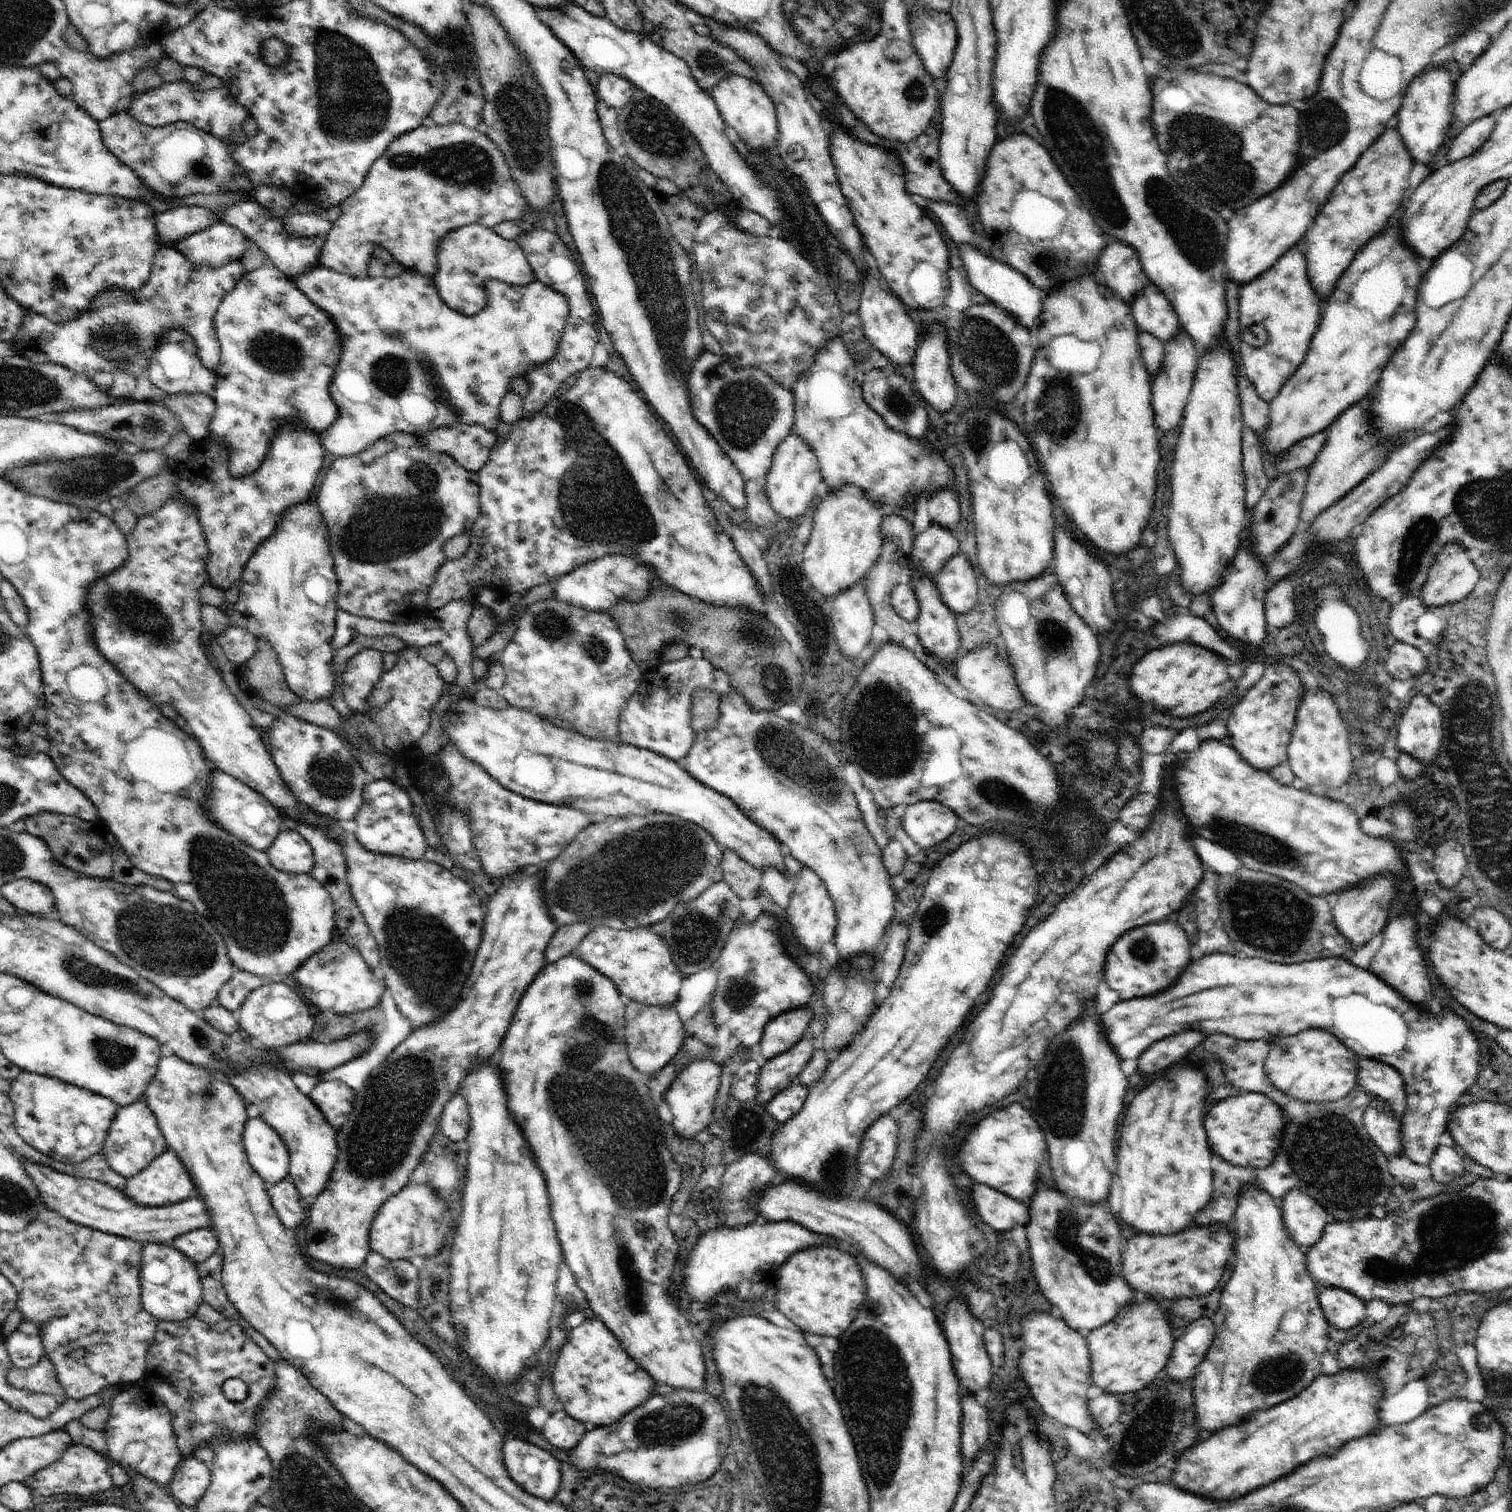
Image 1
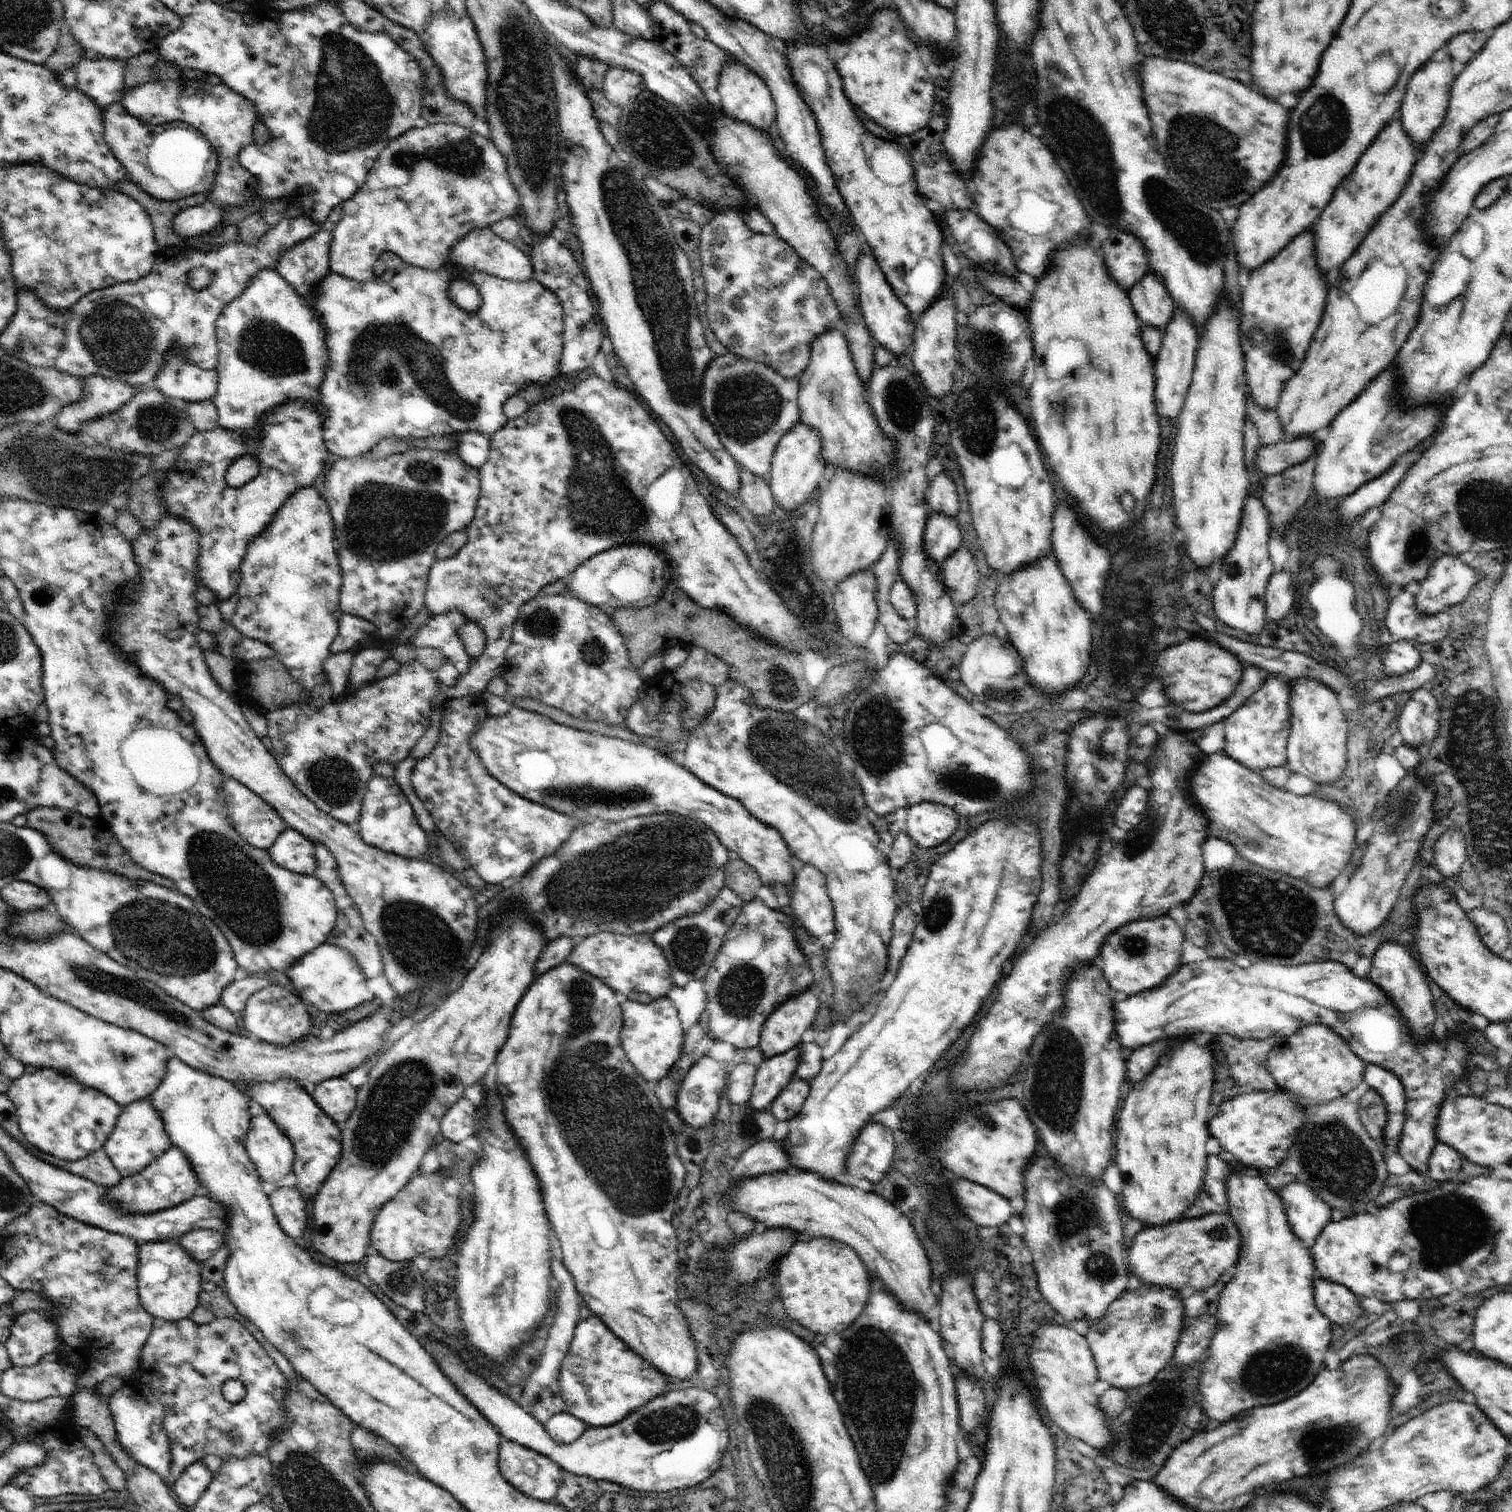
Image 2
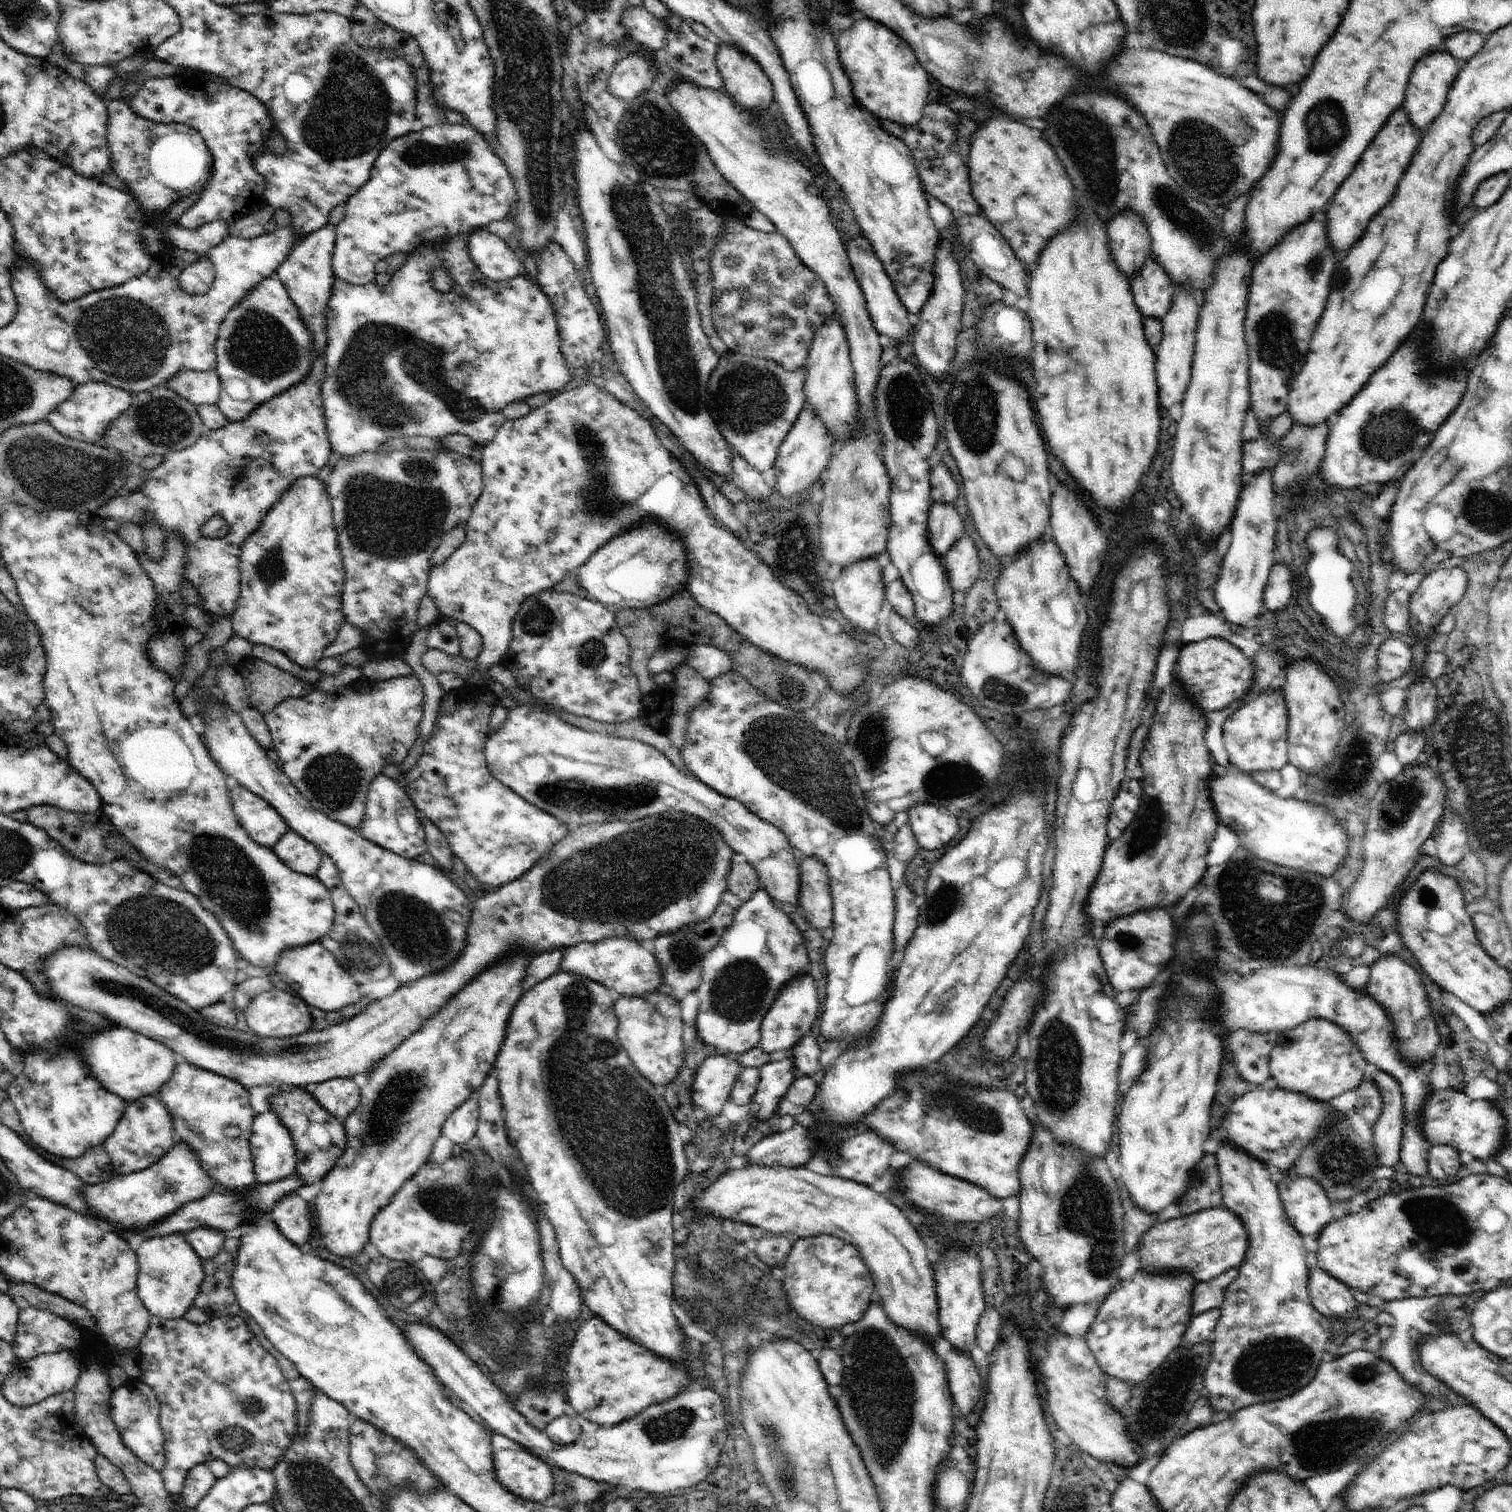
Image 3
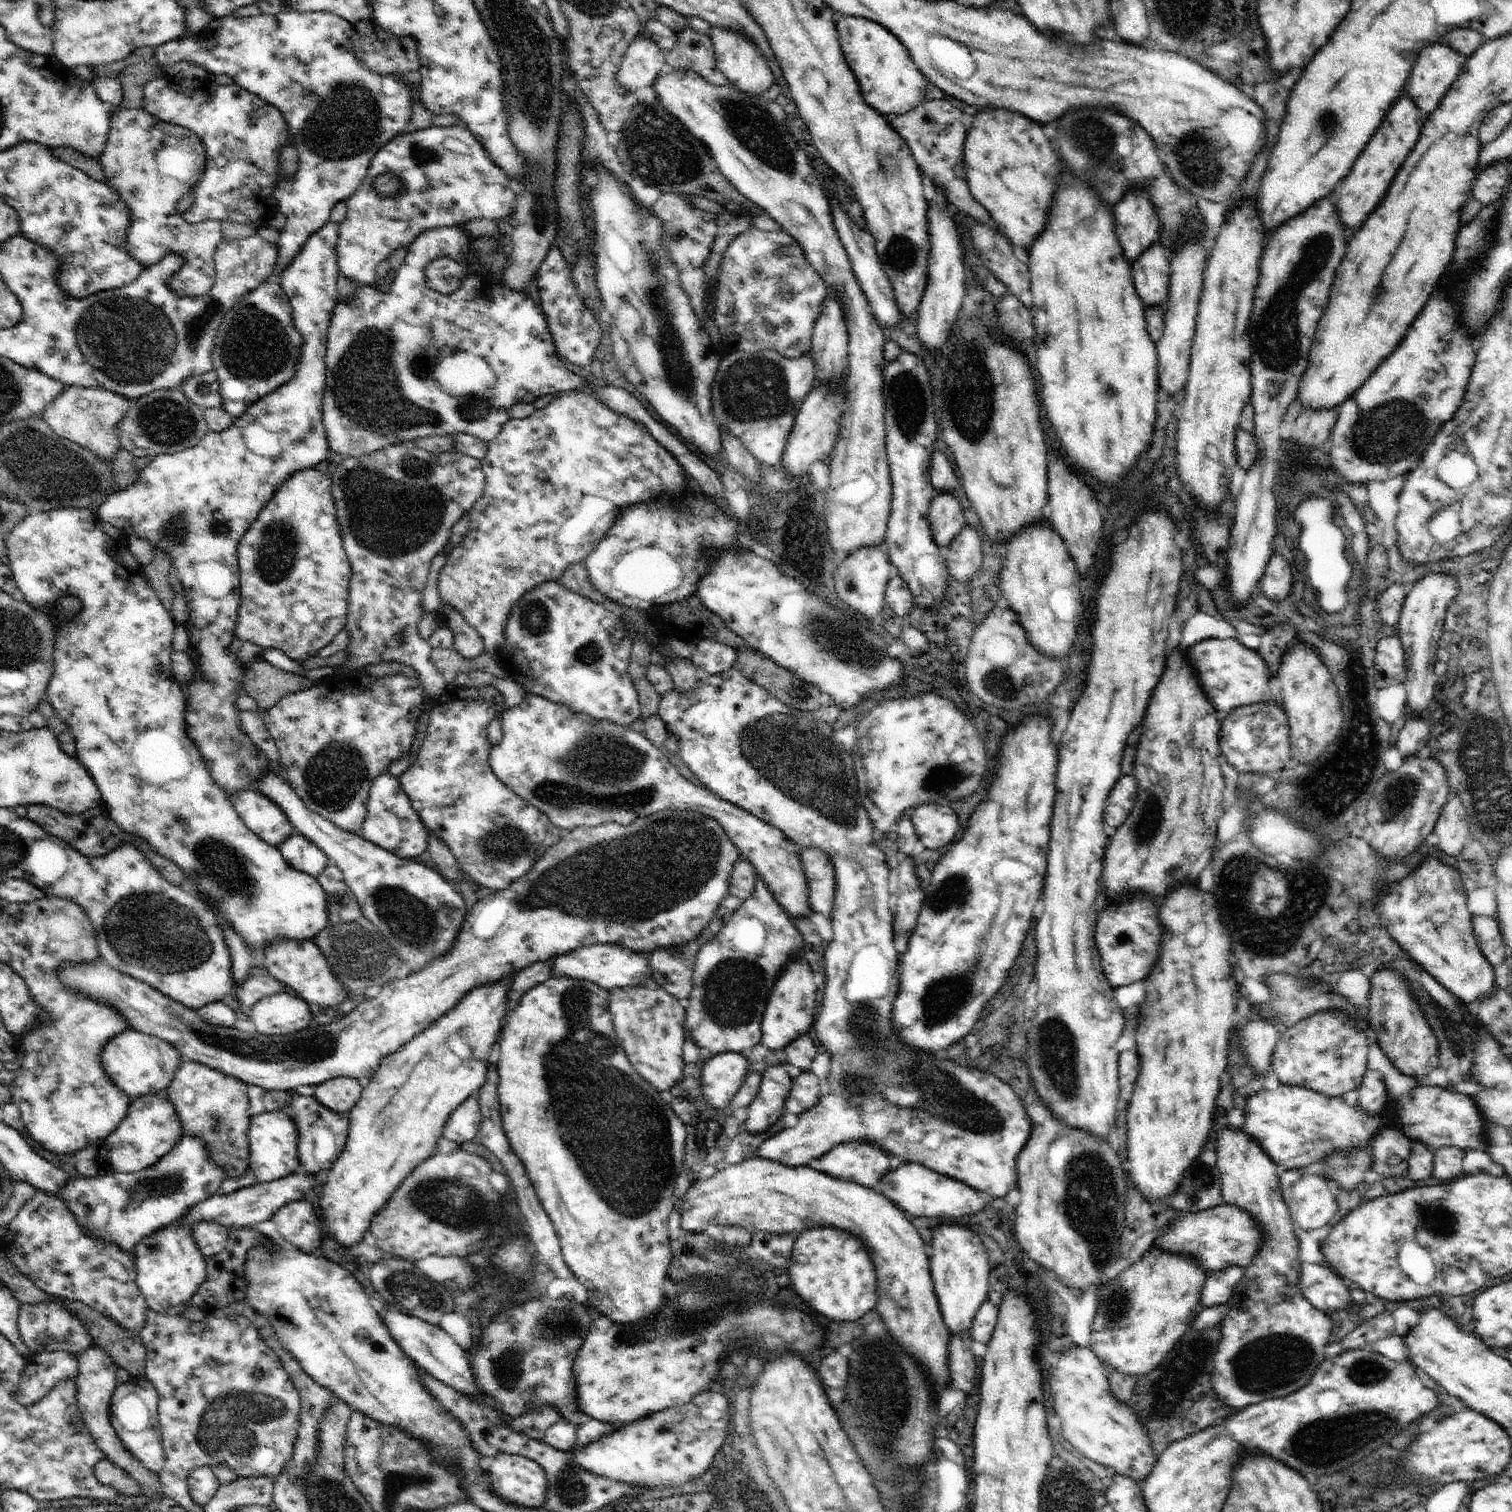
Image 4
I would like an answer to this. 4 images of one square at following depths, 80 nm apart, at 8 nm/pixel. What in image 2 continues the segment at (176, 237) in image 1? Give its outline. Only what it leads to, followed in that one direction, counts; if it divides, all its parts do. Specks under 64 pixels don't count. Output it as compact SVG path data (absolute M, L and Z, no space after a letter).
M184 76L176 80L154 81L151 79L139 87L128 89L121 101L123 102L124 108L132 116L148 124L161 125L174 121L182 121L193 126L195 129L202 131L202 134L206 136L209 142L212 143L212 146L217 150L217 175L212 188L208 192L209 197L202 204L188 207L173 218L174 230L184 241L200 236L205 232L211 231L214 227L219 226L226 208L244 206L248 202L246 200L248 198L248 188L255 188L256 182L254 182L254 176L239 163L237 158L241 150L244 150L244 148L253 143L254 127L256 123L261 121L254 102L248 101L240 93L235 93L227 84L211 85L205 79L189 79Z

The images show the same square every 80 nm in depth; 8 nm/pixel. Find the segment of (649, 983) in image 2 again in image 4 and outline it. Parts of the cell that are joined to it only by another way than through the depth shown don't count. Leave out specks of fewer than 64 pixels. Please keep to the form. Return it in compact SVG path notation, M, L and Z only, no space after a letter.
M592 945L589 947L578 947L571 950L568 954L559 956L553 960L551 977L554 978L573 978L586 979L603 989L625 989L638 985L651 984L644 976L651 976L649 967L649 956L635 953L618 945Z

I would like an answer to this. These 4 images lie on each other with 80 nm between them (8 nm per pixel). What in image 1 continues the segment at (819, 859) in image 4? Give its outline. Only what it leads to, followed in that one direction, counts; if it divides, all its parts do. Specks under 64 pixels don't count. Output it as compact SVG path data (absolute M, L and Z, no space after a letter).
M804 867L800 871L797 883L795 884L795 888L792 891L791 899L789 900L789 905L785 908L785 910L788 916L788 925L792 925L790 928L793 928L793 933L798 939L798 942L809 953L819 951L824 942L833 940L837 927L835 904L828 894L827 888L825 887L825 882L818 876L818 873L814 872L811 868Z

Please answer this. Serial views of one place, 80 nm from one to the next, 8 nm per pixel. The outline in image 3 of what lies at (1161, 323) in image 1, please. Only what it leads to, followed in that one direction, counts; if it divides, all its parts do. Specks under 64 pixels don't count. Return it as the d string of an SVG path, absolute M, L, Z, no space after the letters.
M1146 260L1146 266L1140 268L1132 278L1132 294L1136 298L1136 306L1144 316L1152 316L1162 320L1172 302L1172 282L1164 272L1163 266L1158 266L1156 260Z

